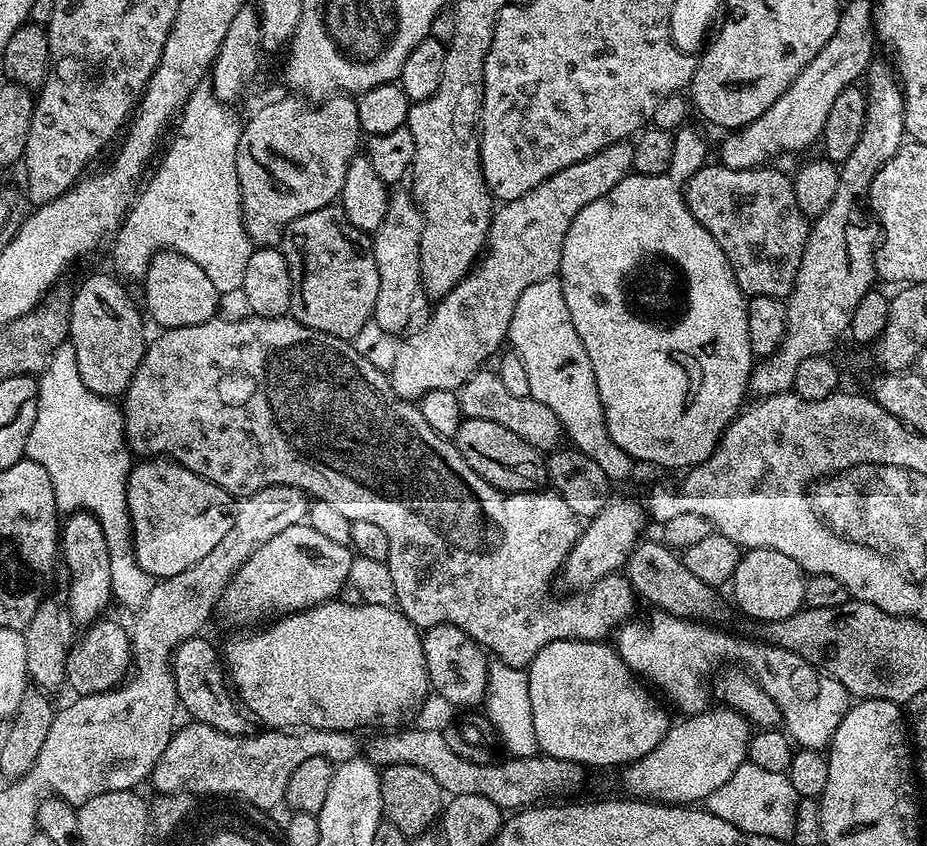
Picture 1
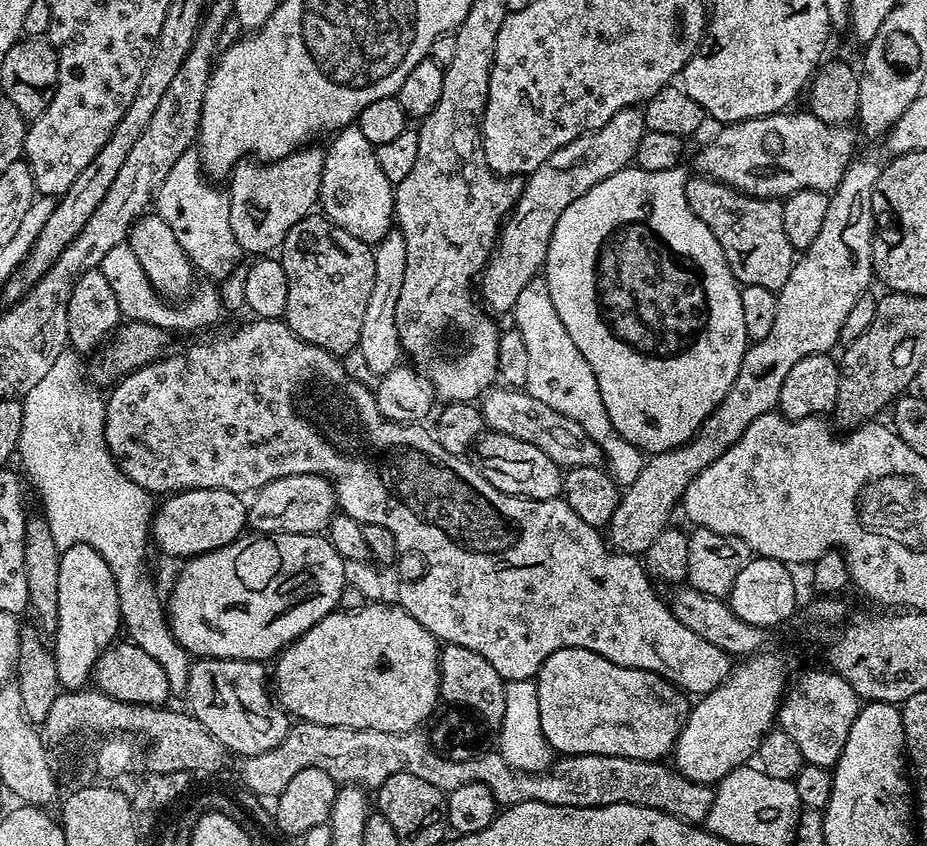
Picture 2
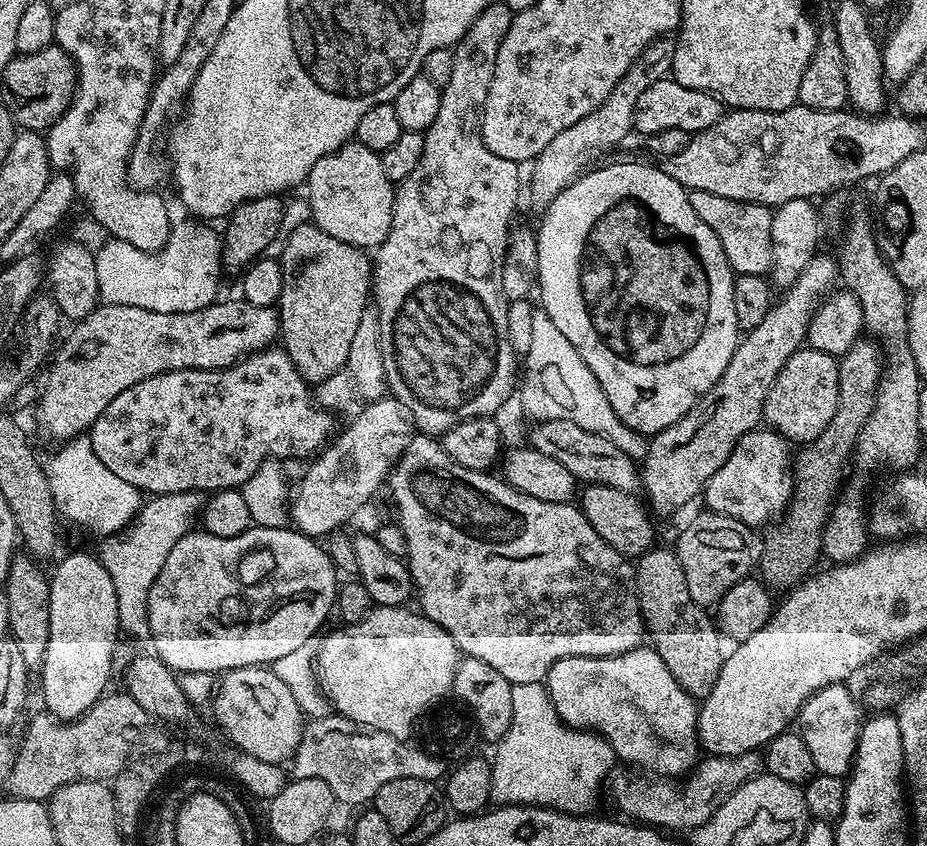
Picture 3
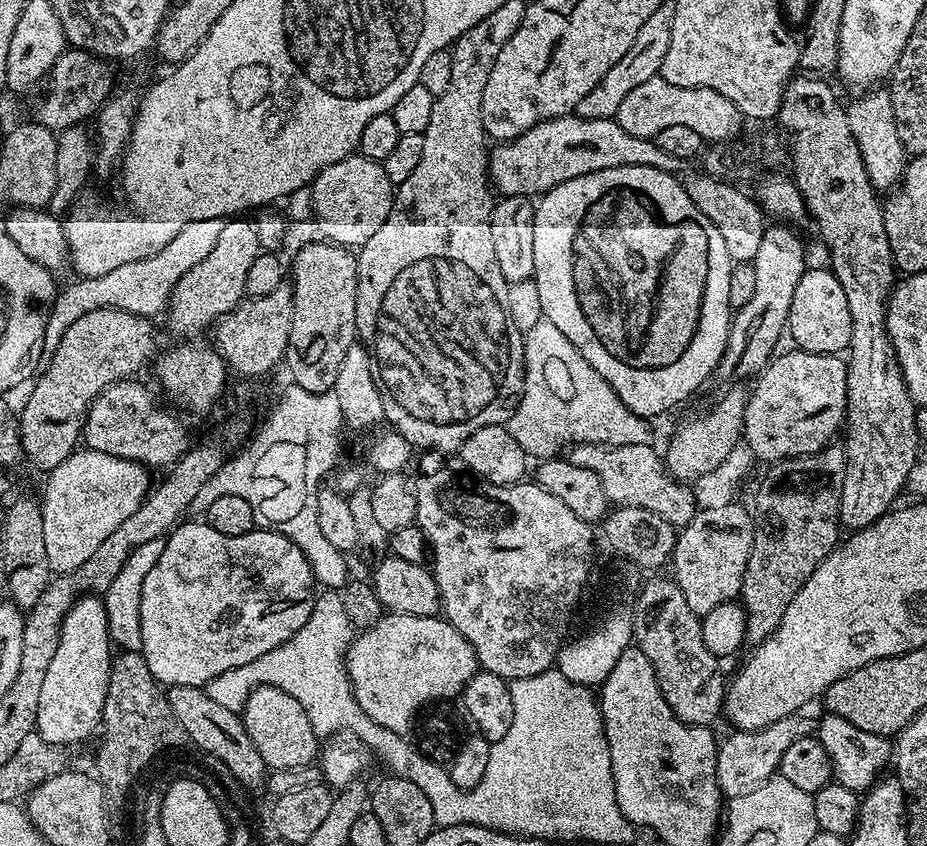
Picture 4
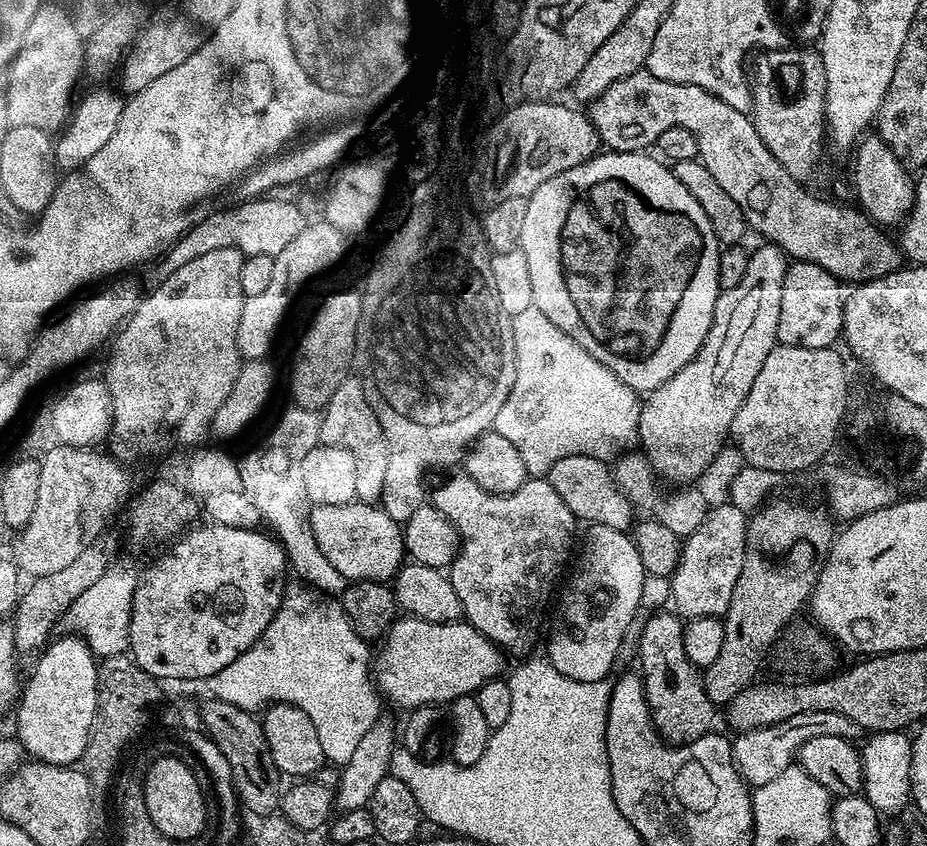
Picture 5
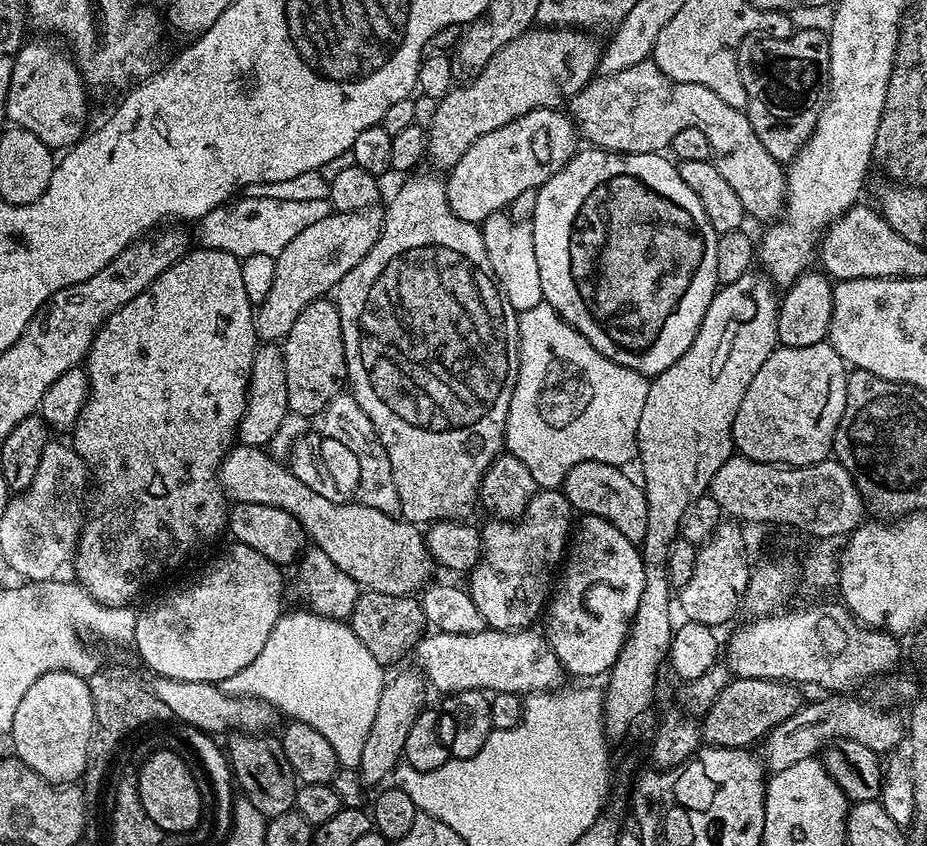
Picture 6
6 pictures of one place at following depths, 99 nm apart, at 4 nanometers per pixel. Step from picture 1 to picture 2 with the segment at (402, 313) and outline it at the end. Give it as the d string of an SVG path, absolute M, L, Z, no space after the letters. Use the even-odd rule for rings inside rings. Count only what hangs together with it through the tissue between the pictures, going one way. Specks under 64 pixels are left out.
M393 230L374 248L374 290L370 290L370 302L366 302L366 315L362 318L362 334L358 356L376 378L385 376L401 363L400 327L396 321L398 298L402 294L402 280L406 278L406 238L399 230Z

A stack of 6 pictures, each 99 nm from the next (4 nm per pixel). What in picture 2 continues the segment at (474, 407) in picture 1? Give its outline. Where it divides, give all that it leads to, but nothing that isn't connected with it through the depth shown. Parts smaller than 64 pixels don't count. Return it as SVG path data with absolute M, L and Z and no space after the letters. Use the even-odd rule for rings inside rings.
M496 386L484 393L478 404L484 423L491 431L505 432L514 438L522 438L522 442L530 442L530 446L538 446L546 458L550 458L561 469L574 467L601 467L602 457L598 442L574 422L574 418L566 418L566 414L558 414L558 410L546 406L546 402L538 402L527 390L513 390L507 386Z

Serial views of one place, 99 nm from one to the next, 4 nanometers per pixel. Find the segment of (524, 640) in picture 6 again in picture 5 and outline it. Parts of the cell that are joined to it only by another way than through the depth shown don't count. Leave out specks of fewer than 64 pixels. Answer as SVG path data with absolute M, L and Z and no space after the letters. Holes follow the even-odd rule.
M415 618L405 619L403 622L395 625L394 631L390 632L386 638L386 645L380 652L380 676L378 672L378 692L381 697L386 698L392 704L408 704L407 706L441 706L440 704L447 705L449 701L458 696L473 695L481 686L484 685L486 680L497 679L501 675L500 672L500 656L502 657L501 649L495 647L491 640L484 639L481 632L475 632L472 625L467 622L457 622L454 624L425 624Z

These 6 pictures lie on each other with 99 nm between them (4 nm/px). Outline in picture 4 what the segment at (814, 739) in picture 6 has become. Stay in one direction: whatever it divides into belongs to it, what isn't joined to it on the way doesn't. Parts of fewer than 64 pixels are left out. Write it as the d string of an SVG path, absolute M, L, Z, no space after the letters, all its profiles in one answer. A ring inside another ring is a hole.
M804 714L787 716L762 730L750 730L742 732L733 731L733 736L728 736L719 741L716 750L716 781L720 787L721 793L728 800L738 798L744 792L751 792L759 784L765 784L777 775L782 754L798 738L809 735L813 731L814 724L804 717Z

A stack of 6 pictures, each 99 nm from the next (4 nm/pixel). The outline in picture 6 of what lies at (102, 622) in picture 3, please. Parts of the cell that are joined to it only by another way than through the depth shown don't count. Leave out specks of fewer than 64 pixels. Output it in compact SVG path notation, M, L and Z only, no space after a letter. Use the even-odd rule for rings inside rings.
M72 672L42 674L14 713L14 726L10 741L16 747L15 759L30 770L37 772L43 780L57 786L79 781L84 774L92 730L96 726L94 702L90 698L87 679Z

